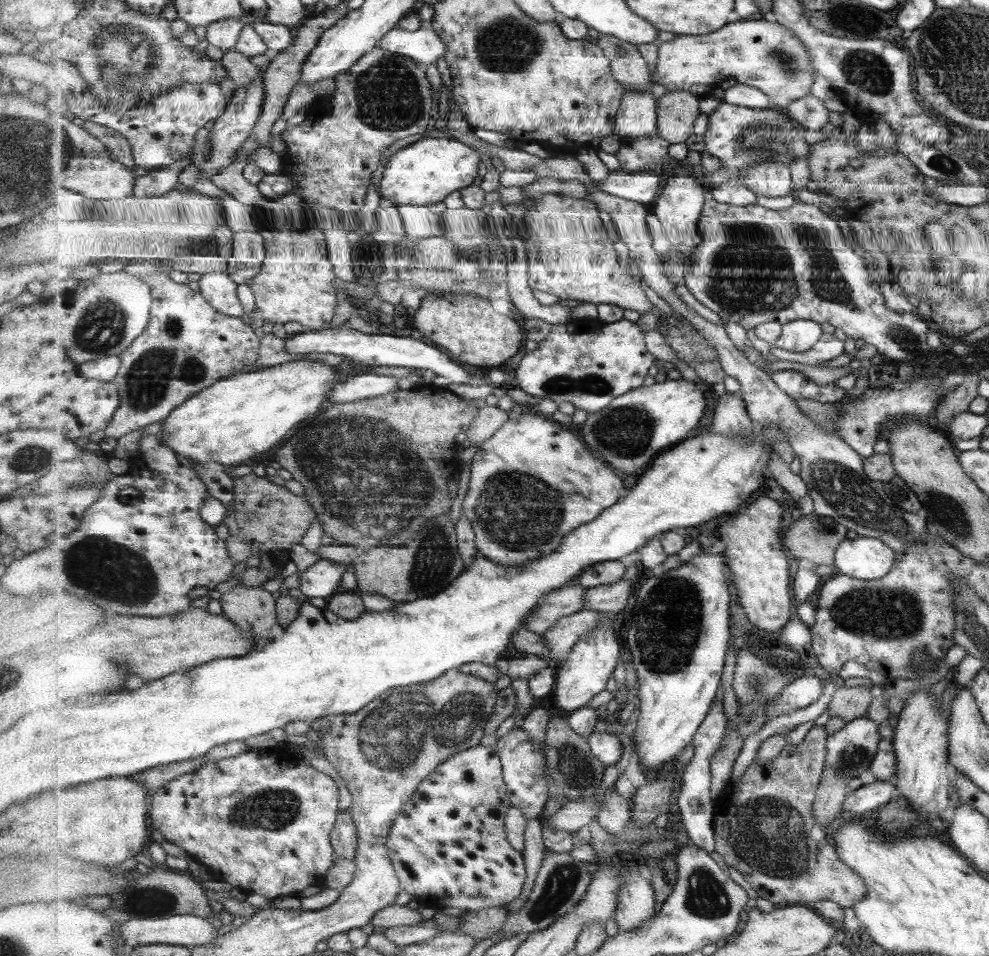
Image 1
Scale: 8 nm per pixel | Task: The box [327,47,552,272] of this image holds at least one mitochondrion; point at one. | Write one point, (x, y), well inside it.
(387, 96)

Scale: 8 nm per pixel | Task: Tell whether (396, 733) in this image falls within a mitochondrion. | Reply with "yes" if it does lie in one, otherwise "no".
yes

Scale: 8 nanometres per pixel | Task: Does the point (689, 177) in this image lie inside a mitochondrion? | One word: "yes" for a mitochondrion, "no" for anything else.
no

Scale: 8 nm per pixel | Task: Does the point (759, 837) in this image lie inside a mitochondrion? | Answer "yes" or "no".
yes

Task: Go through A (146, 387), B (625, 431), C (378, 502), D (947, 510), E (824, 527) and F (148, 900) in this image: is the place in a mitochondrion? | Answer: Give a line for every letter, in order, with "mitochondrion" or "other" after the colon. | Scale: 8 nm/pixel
A: mitochondrion
B: mitochondrion
C: mitochondrion
D: mitochondrion
E: mitochondrion
F: mitochondrion

